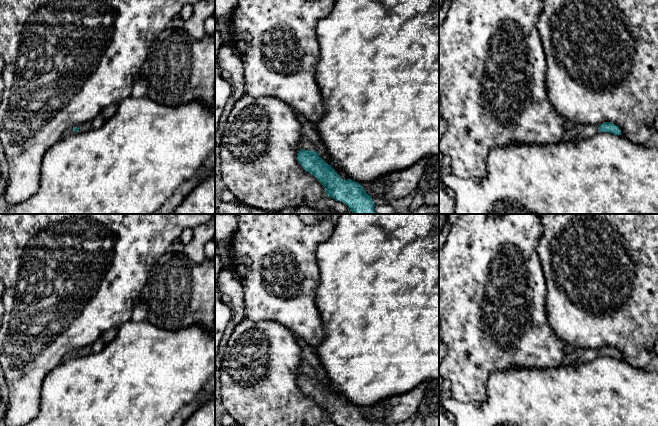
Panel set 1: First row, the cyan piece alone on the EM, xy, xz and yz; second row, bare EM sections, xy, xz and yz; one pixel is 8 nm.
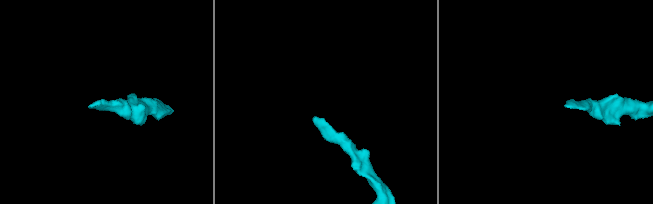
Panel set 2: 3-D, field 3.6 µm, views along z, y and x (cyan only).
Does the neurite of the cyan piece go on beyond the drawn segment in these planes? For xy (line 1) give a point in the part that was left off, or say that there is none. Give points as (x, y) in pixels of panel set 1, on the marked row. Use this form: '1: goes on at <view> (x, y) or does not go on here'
1: goes on at xy (86, 126)

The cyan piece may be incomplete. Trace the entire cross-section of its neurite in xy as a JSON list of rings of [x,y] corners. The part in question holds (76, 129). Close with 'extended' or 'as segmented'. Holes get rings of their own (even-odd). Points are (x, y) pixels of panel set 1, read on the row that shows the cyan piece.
[[[86,122],[86,123],[79,125],[78,127],[74,127],[73,129],[69,129],[65,131],[62,138],[66,138],[74,133],[88,131],[90,129],[91,129],[91,122]]]; extended

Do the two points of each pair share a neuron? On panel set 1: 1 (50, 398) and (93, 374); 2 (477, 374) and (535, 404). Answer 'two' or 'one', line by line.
1: one
2: two

